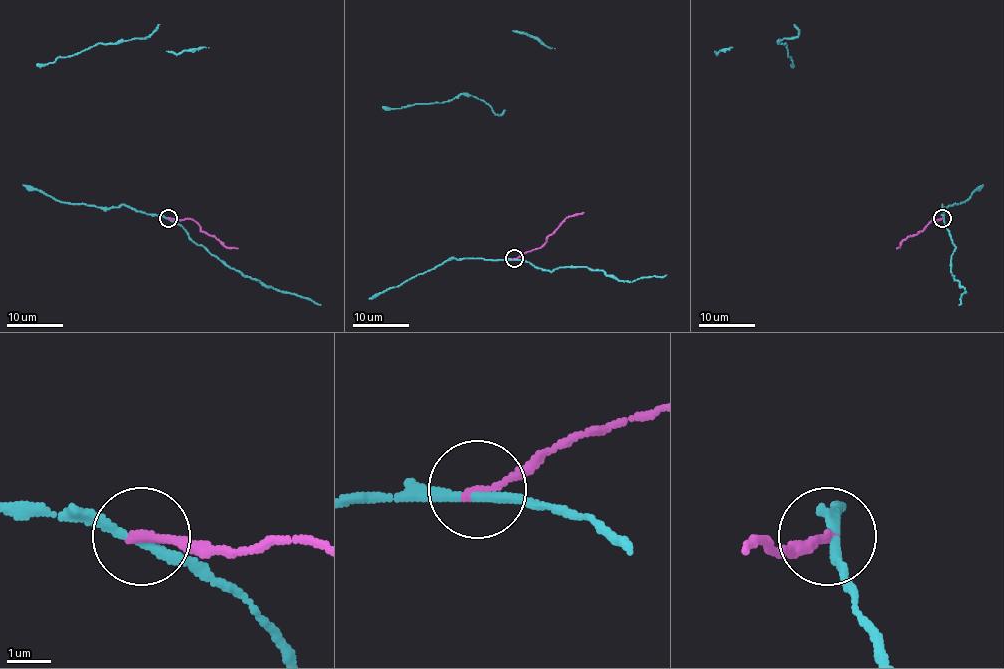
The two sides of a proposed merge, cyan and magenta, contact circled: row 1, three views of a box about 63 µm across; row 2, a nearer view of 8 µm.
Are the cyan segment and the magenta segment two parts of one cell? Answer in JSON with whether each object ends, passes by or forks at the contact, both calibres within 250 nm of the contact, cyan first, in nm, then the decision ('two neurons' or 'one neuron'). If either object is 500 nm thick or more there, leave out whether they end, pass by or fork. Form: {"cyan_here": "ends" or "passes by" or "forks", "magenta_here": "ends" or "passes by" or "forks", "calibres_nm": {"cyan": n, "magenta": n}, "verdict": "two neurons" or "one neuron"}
{"cyan_here": "passes by", "magenta_here": "ends", "calibres_nm": {"cyan": 200, "magenta": 200}, "verdict": "two neurons"}

